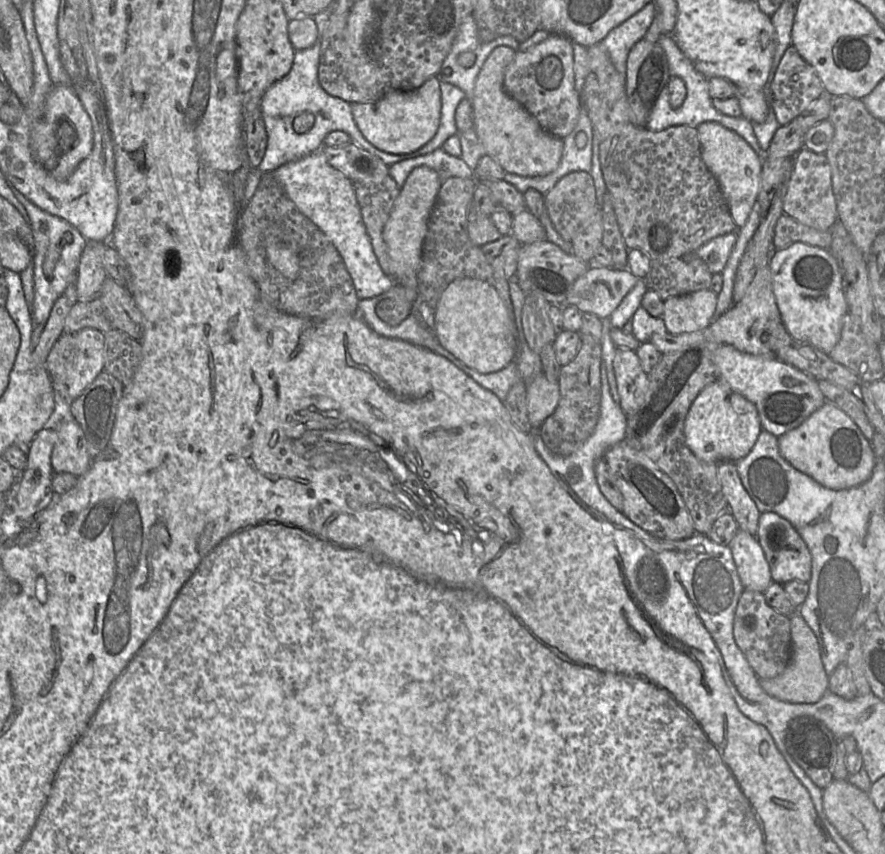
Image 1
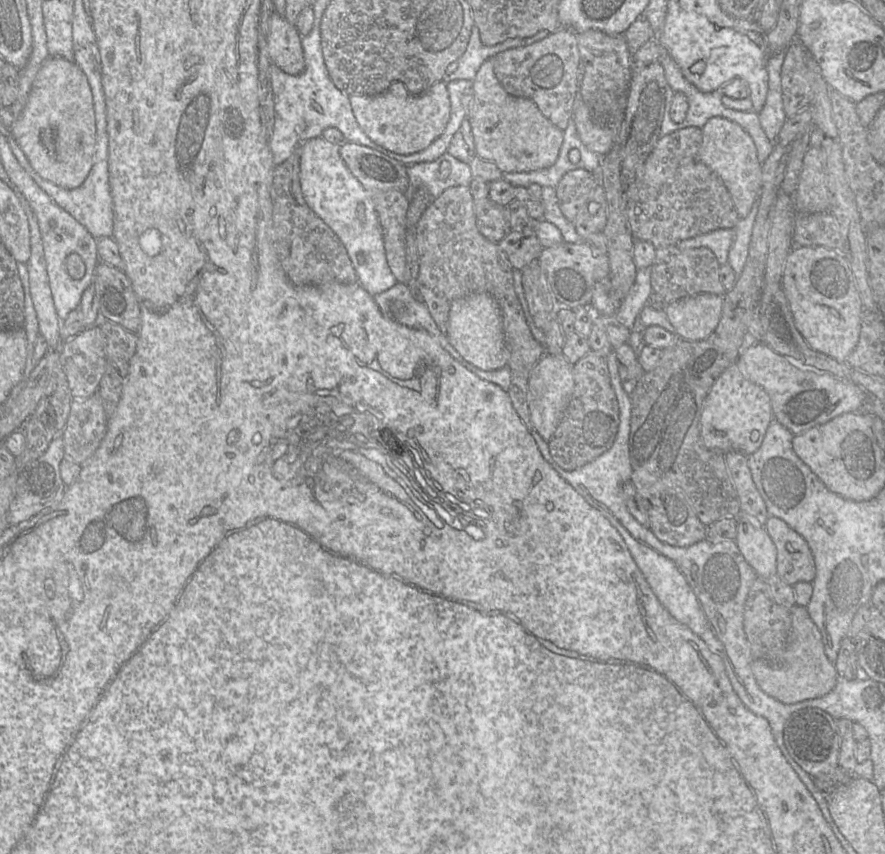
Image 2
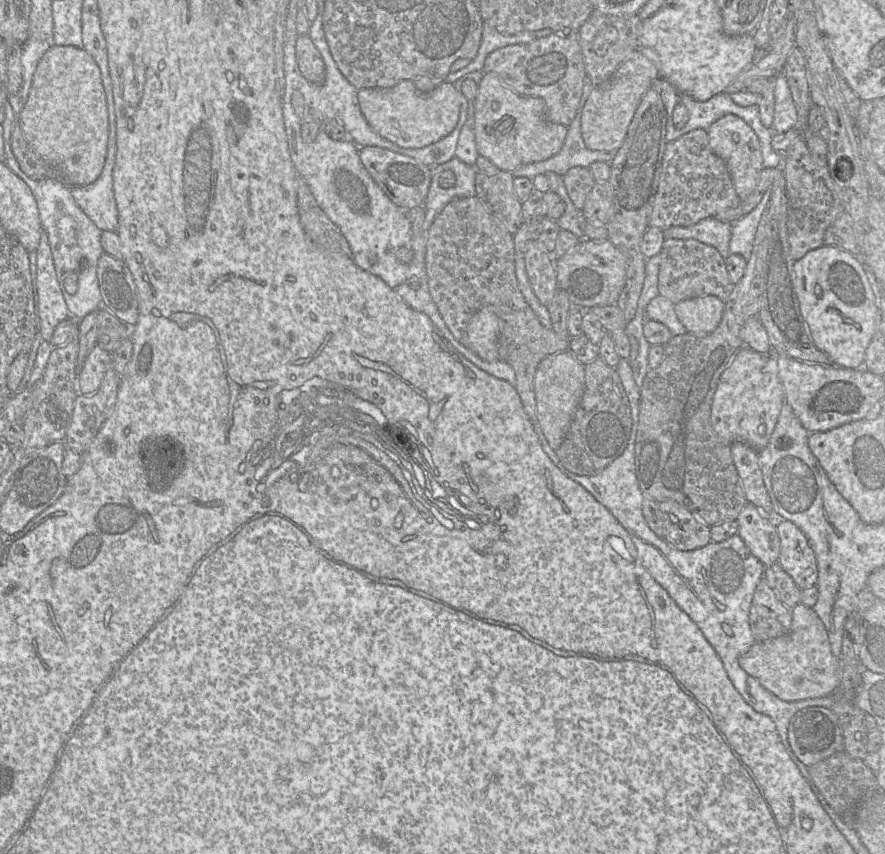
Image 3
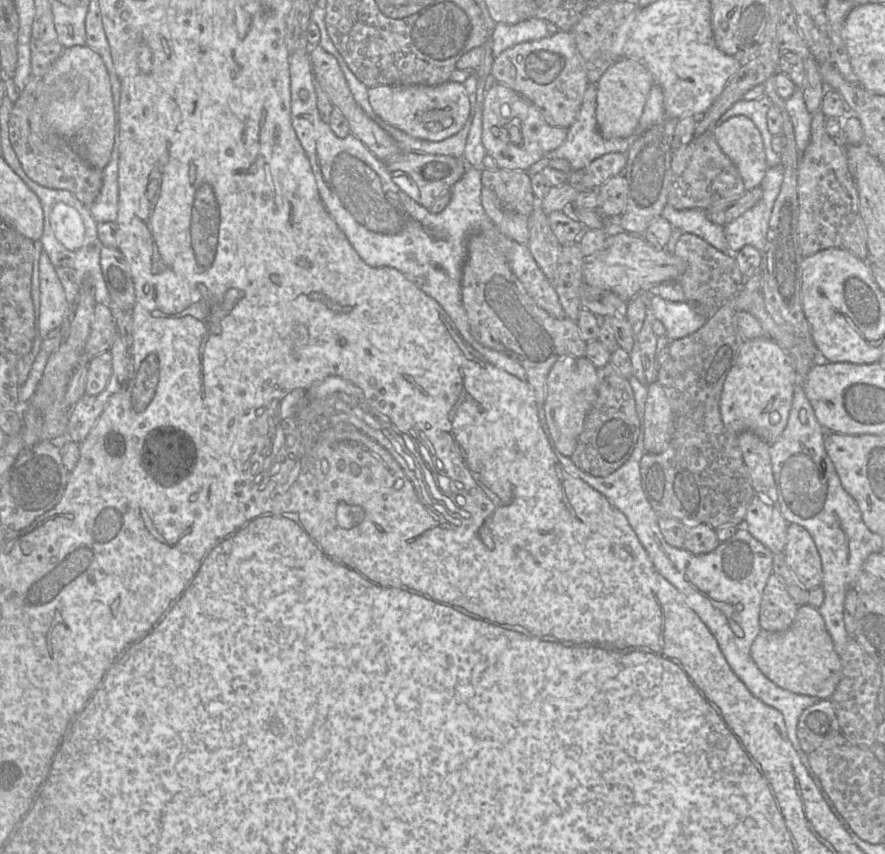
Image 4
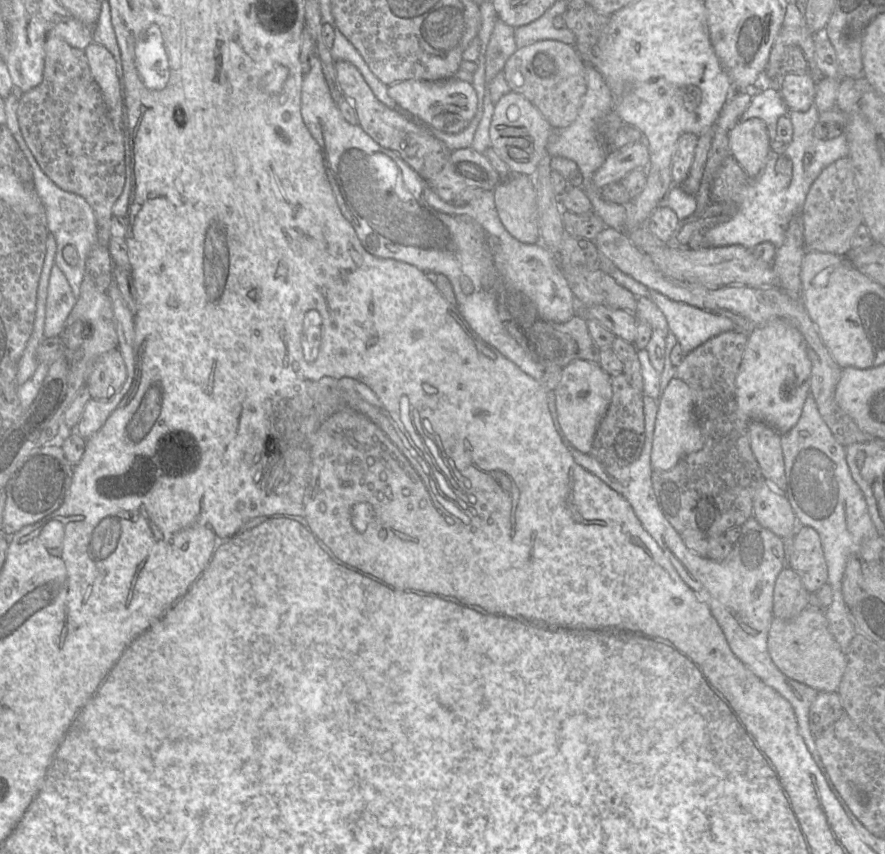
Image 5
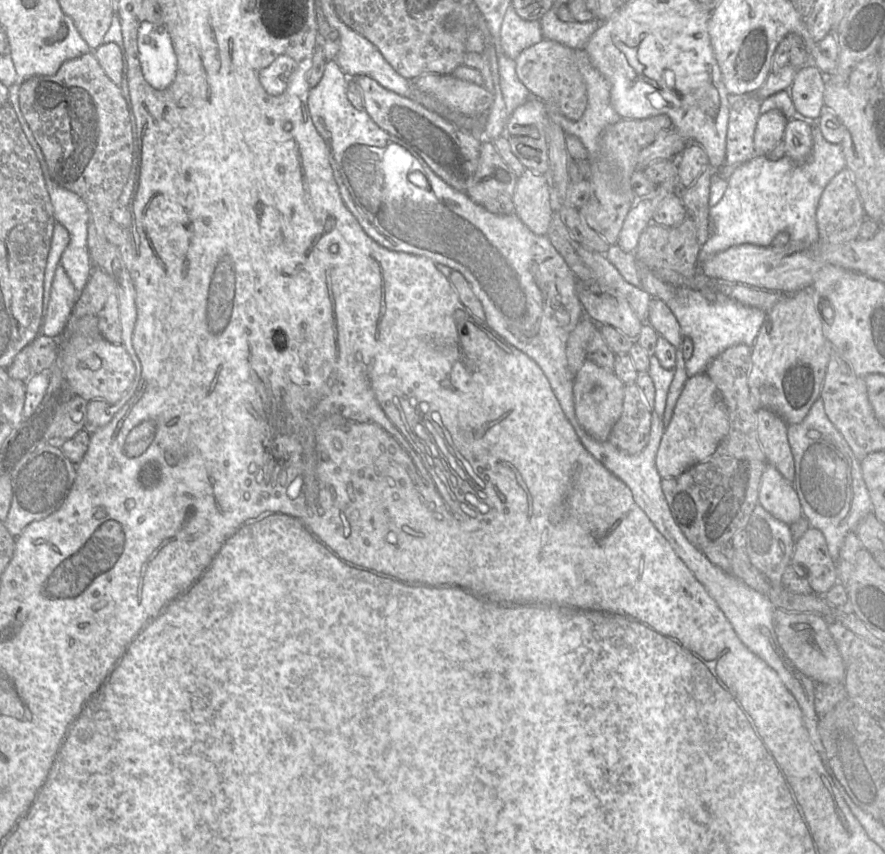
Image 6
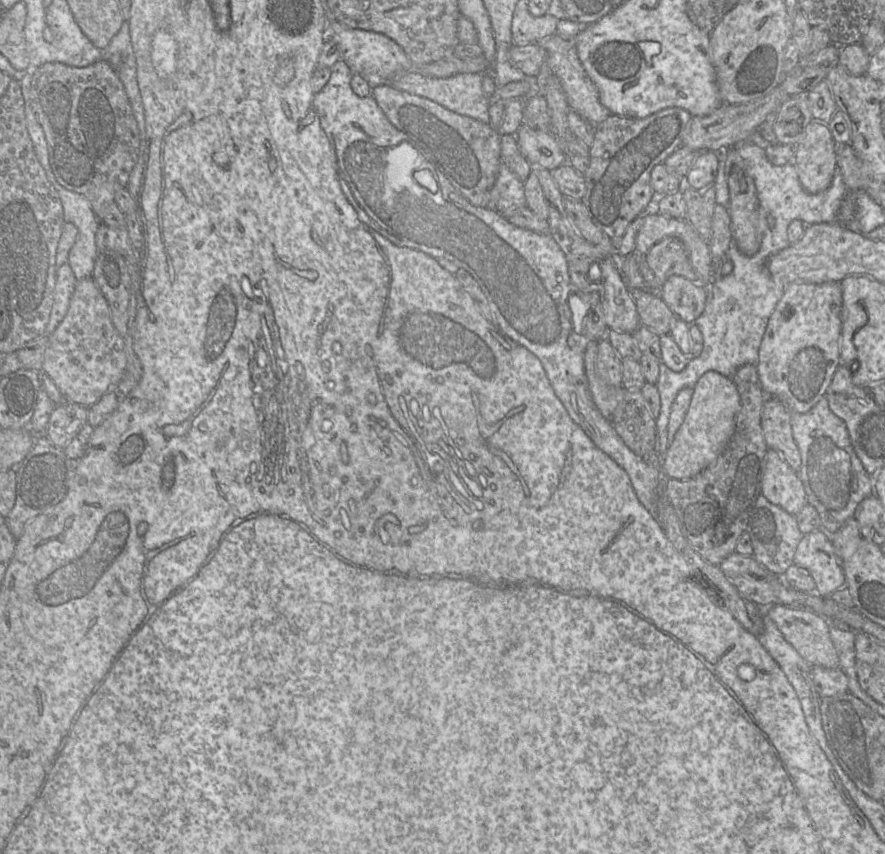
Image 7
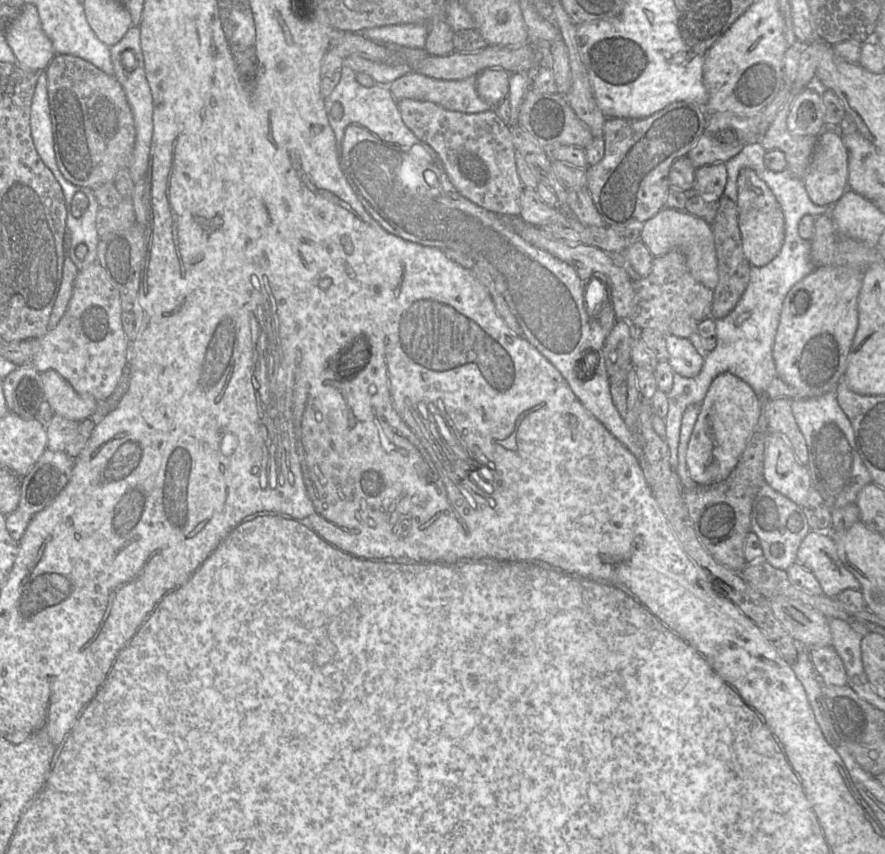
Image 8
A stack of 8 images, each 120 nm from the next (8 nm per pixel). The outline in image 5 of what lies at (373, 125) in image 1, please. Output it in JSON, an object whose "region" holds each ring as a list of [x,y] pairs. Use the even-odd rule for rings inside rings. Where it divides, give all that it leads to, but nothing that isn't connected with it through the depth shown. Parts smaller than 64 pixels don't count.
{"region":[[[456,78],[443,81],[409,80],[388,86],[388,95],[403,110],[425,128],[445,133],[457,133],[472,120],[478,105],[478,97],[472,84]]]}

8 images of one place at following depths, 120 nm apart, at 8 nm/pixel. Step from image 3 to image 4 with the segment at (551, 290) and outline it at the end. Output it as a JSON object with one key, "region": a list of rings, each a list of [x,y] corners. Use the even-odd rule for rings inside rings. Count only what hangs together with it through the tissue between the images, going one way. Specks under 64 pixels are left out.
{"region":[[[534,196],[534,205],[529,216],[529,241],[531,255],[545,276],[552,281],[557,265],[561,244],[554,235],[546,214],[541,207],[541,200]]]}

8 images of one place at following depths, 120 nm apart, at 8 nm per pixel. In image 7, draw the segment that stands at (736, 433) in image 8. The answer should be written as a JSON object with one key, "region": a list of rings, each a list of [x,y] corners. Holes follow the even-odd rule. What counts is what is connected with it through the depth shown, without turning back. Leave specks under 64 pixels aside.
{"region":[[[708,371],[697,381],[683,423],[662,457],[662,473],[669,479],[689,479],[712,464],[734,434],[740,396],[730,377]]]}

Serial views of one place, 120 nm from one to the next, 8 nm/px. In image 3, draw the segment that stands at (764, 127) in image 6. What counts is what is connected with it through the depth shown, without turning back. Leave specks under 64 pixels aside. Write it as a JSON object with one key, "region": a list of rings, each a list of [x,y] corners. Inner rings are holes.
{"region":[[[727,114],[711,124],[707,130],[709,146],[727,165],[740,200],[746,199],[756,188],[762,164],[761,147],[757,135],[740,117]]]}

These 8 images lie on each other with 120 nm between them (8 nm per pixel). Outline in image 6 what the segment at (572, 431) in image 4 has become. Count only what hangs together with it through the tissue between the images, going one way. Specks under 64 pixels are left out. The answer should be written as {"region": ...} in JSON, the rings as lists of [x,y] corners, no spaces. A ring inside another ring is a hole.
{"region":[[[586,360],[574,376],[573,398],[575,415],[583,430],[598,441],[606,441],[619,419],[624,398],[624,383],[611,372]]]}

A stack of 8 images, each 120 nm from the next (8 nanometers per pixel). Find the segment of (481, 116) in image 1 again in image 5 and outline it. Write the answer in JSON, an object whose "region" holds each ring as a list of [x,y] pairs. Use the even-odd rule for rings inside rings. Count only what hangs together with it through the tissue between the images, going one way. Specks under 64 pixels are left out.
{"region":[[[510,91],[495,103],[489,129],[490,145],[512,174],[533,176],[541,159],[547,154],[546,146],[553,131],[554,128],[534,104],[522,94]]]}

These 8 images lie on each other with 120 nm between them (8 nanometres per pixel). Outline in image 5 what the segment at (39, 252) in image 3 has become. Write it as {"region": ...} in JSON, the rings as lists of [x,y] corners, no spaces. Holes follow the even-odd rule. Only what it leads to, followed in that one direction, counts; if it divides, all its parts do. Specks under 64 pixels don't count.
{"region":[[[52,267],[45,309],[44,338],[59,337],[77,299],[64,273]]]}

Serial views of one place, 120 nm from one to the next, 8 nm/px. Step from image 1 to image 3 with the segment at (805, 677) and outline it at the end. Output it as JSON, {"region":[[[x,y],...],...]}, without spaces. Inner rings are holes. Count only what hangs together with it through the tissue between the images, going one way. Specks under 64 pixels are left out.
{"region":[[[803,603],[792,611],[789,632],[780,637],[755,642],[740,658],[742,668],[769,692],[784,701],[832,695],[841,681],[841,660],[831,651],[825,626],[817,613]]]}

